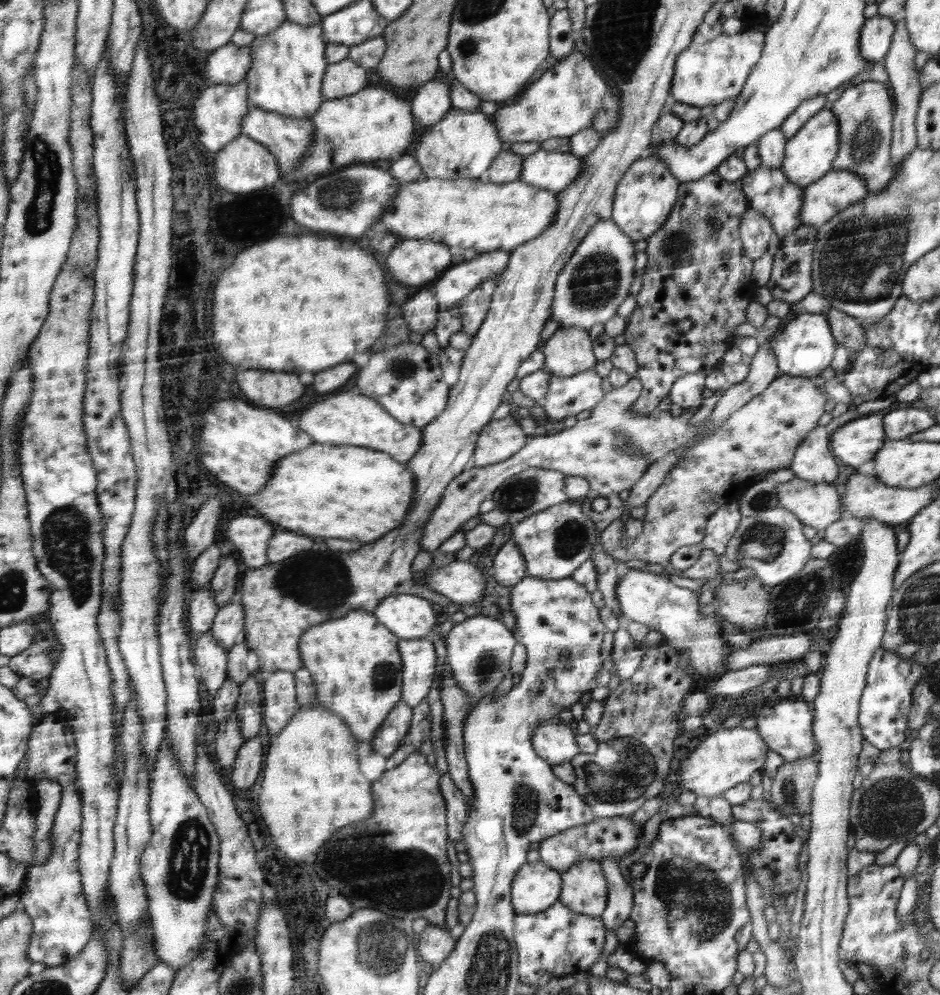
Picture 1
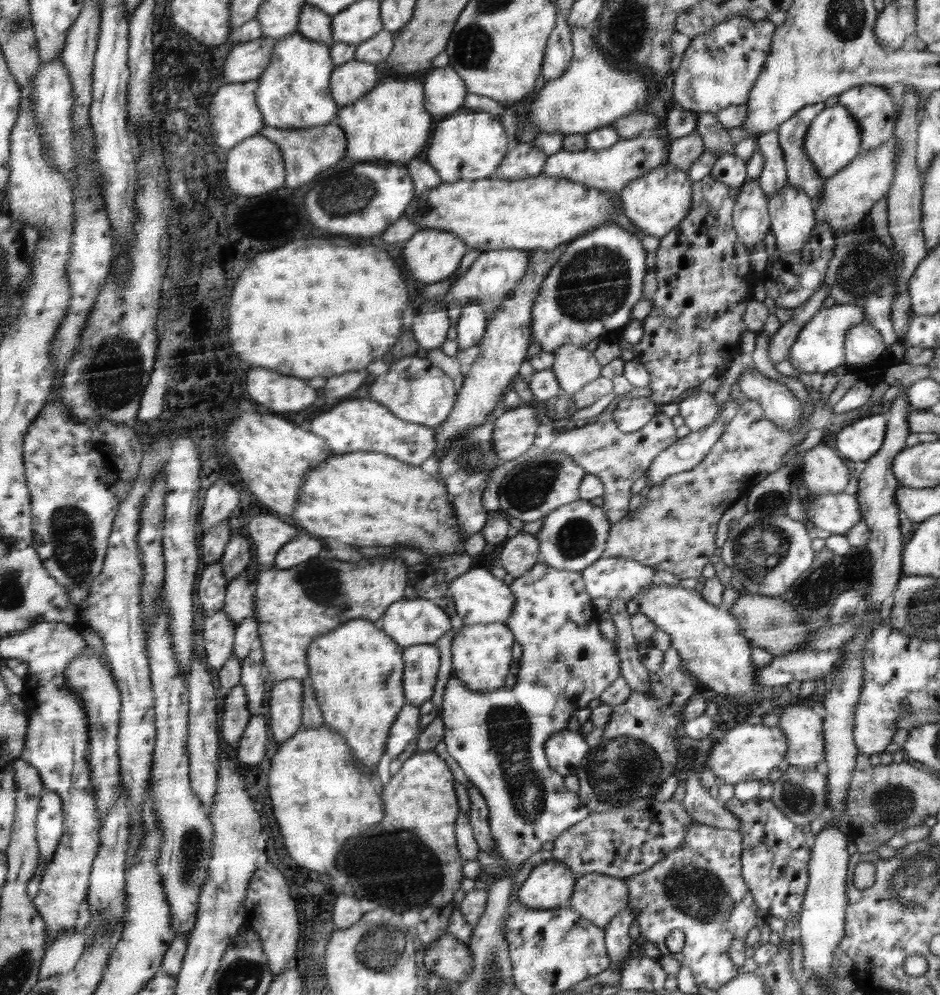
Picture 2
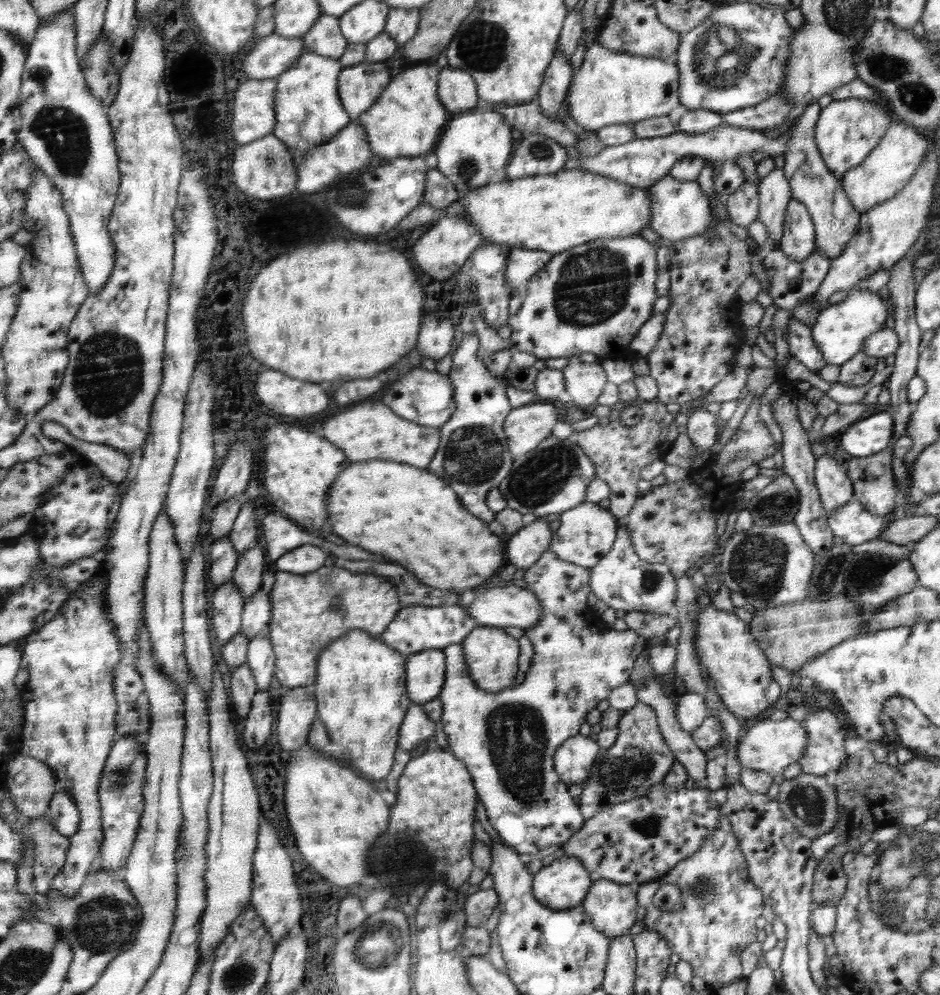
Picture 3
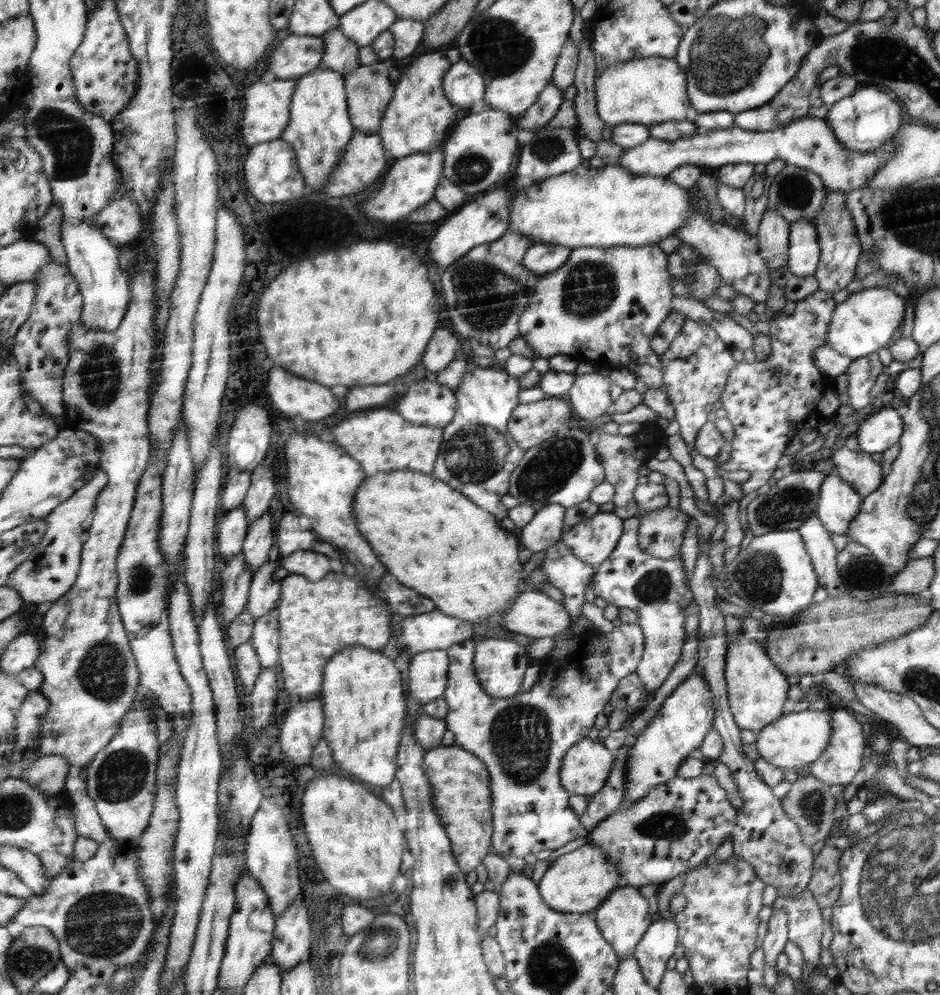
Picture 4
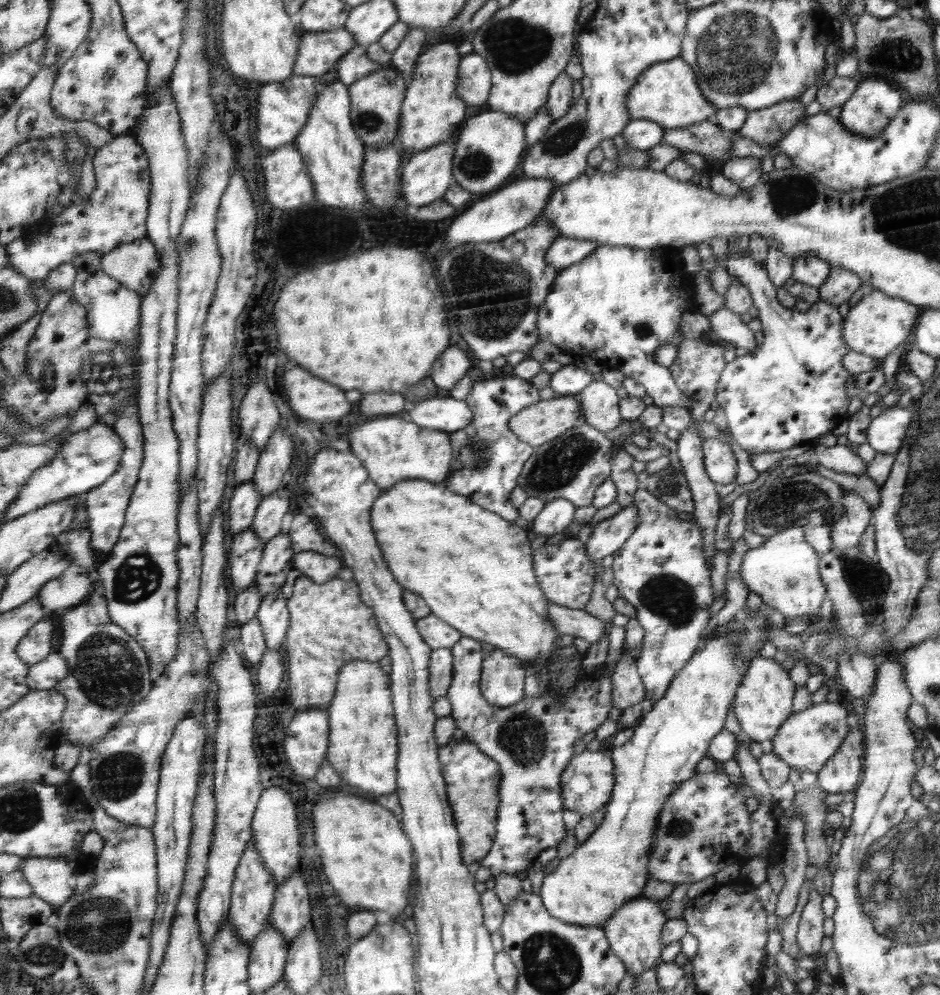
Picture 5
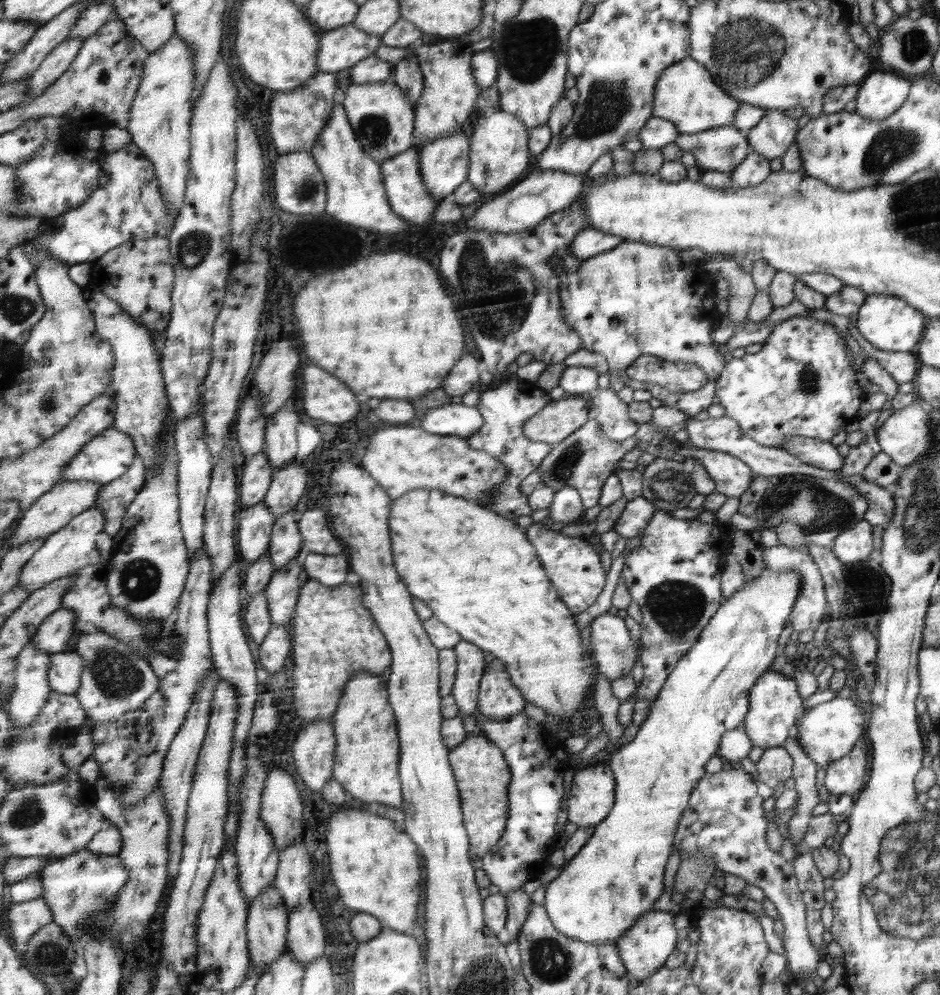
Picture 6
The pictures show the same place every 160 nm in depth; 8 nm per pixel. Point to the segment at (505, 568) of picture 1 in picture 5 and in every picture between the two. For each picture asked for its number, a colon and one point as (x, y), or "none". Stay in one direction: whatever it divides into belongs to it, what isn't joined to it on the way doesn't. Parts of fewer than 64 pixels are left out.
2: (520, 553)
3: (524, 548)
4: (545, 528)
5: (557, 514)

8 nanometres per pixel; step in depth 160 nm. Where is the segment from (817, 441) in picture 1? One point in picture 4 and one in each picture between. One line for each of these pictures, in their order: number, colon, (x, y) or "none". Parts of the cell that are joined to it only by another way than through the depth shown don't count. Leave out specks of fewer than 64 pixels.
2: (824, 472)
3: (835, 488)
4: (839, 503)

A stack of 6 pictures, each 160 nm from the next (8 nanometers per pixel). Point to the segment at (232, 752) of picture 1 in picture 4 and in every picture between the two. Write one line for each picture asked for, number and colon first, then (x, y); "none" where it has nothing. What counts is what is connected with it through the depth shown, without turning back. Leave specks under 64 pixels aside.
2: (236, 717)
3: (243, 688)
4: (249, 668)

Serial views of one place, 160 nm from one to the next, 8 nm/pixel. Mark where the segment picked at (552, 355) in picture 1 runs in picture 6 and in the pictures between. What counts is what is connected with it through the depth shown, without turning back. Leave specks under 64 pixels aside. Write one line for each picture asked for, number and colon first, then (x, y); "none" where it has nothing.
2: (575, 367)
3: (584, 383)
4: (591, 394)
5: (600, 402)
6: (613, 415)

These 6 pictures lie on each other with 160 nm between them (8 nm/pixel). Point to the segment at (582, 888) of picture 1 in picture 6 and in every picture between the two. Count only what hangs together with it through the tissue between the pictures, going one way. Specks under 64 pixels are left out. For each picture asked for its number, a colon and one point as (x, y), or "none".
2: (598, 897)
3: (612, 906)
4: (623, 917)
5: (634, 930)
6: (645, 947)

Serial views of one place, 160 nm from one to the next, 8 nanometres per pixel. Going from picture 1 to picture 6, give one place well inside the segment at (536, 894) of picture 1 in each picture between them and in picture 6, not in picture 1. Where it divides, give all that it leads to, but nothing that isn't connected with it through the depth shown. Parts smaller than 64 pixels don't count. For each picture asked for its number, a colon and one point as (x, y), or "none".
2: (550, 885)
3: (563, 884)
4: (578, 882)
5: (610, 868)
6: (598, 895)

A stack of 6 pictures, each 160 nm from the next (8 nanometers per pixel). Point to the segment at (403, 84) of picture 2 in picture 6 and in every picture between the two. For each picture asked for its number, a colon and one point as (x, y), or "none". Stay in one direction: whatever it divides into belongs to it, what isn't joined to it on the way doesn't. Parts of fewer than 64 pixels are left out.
3: (406, 119)
4: (418, 117)
5: (430, 112)
6: (450, 91)

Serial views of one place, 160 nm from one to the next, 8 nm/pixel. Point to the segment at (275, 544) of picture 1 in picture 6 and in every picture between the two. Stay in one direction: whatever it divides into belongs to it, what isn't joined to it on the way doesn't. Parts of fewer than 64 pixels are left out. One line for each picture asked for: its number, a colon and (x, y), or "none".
2: (302, 548)
3: (306, 558)
4: (311, 564)
5: (321, 568)
6: (331, 570)

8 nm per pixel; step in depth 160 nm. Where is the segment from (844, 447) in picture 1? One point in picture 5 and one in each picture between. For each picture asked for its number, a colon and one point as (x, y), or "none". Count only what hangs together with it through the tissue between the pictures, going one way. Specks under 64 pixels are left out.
2: (861, 439)
3: (867, 436)
4: (882, 428)
5: (887, 432)

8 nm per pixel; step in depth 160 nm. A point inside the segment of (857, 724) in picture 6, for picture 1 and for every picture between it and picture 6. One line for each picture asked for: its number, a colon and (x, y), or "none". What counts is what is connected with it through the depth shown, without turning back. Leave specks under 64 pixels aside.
1: (728, 757)
2: (748, 751)
3: (769, 745)
4: (795, 741)
5: (809, 739)

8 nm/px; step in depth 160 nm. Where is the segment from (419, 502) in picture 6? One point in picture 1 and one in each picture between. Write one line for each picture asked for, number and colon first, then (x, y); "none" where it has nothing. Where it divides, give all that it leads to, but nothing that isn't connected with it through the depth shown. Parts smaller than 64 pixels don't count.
1: (335, 491)
2: (370, 499)
3: (409, 515)
4: (460, 557)
5: (474, 569)

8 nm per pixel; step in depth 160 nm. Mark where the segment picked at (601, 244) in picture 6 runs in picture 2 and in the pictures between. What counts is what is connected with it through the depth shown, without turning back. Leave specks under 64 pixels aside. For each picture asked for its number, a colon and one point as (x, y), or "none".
2: (494, 274)
3: (523, 263)
4: (543, 258)
5: (565, 252)

